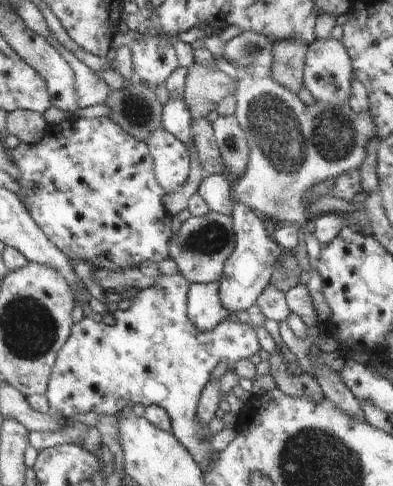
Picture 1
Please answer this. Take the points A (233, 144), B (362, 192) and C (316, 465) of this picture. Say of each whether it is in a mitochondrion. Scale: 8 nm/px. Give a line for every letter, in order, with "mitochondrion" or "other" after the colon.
A: mitochondrion
B: other
C: mitochondrion

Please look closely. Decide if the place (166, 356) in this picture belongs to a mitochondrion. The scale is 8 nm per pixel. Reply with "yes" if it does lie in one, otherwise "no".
yes

